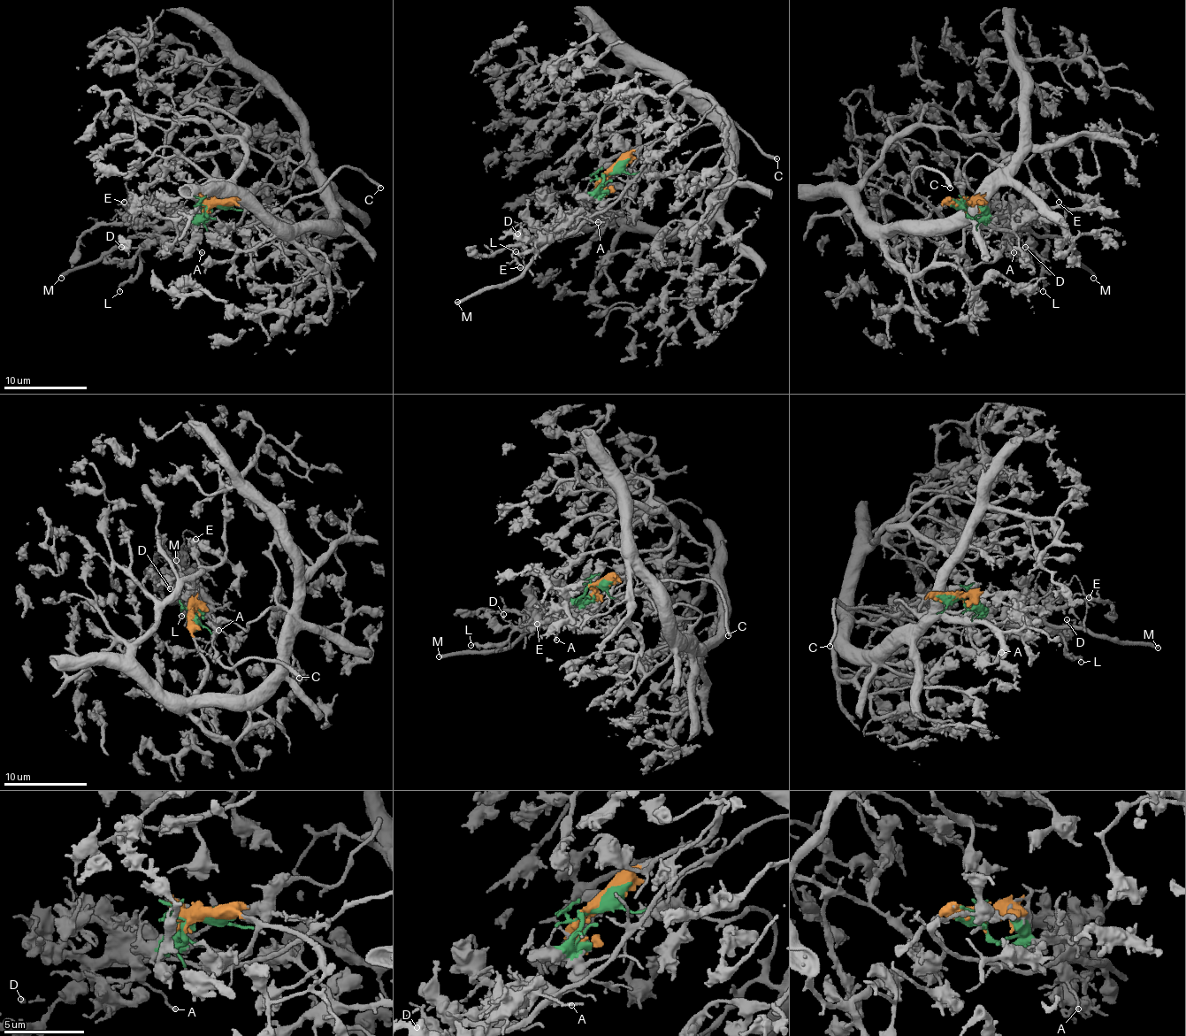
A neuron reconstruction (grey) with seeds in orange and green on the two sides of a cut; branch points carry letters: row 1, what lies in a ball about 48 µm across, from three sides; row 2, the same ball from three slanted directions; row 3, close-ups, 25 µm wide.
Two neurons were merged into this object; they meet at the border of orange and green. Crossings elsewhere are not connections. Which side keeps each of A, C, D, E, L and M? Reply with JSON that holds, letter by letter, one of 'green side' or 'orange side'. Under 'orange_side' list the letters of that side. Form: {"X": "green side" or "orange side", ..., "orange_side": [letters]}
{"A": "green side", "C": "green side", "D": "green side", "E": "green side", "L": "green side", "M": "green side", "orange_side": []}

